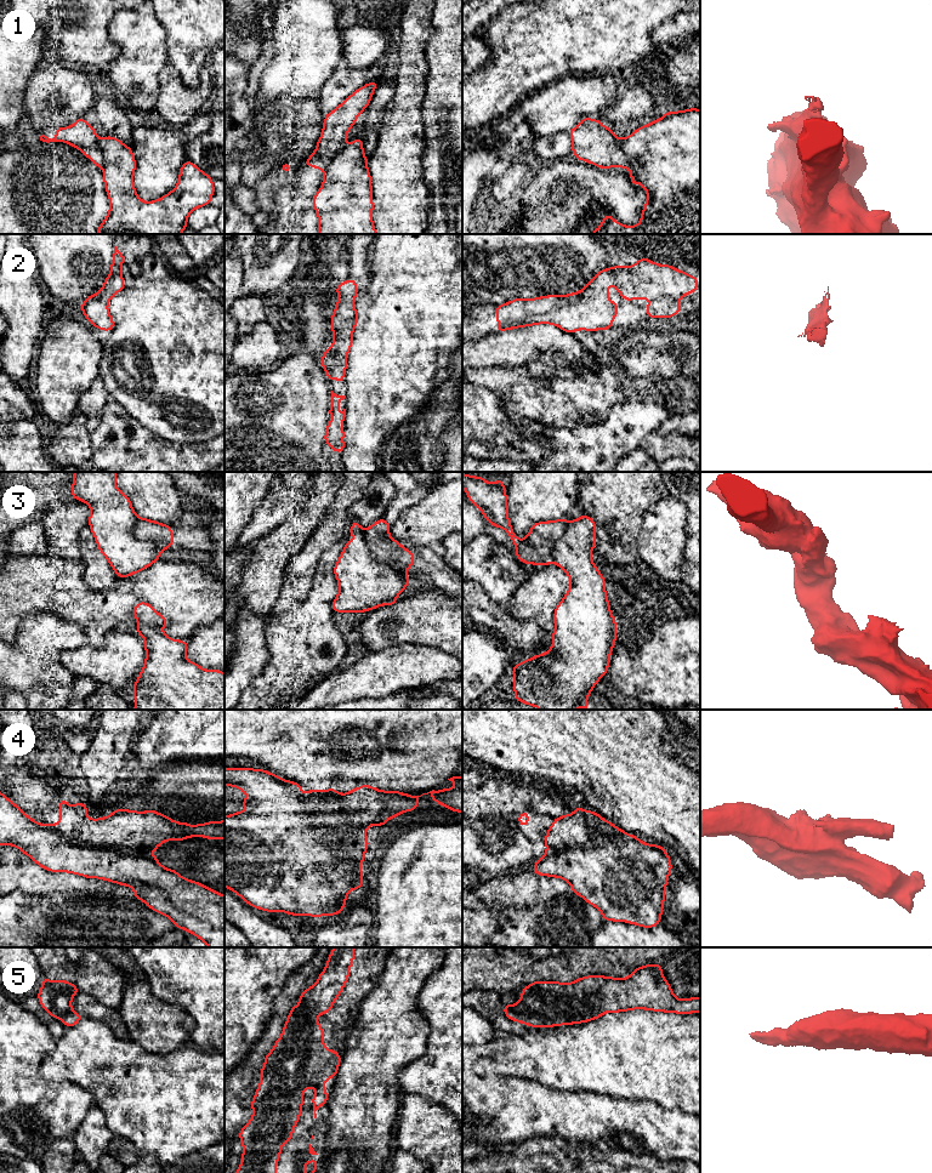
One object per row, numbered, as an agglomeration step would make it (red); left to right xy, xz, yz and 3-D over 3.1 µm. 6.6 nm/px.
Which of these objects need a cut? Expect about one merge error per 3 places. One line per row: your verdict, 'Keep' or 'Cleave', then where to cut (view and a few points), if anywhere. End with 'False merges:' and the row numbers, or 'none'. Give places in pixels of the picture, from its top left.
1: Cleave. Split along yz (620, 140), (620, 147), (630, 155), (637, 158), (630, 165)
2: Keep. No split
3: Cleave. Split along xz (362, 530), (370, 556), (375, 561), (404, 574)
4: Cleave. Split along xy (112, 813), (112, 835), (108, 841), (114, 847), (147, 852)
5: Keep. No split
False merges: 1, 3, 4

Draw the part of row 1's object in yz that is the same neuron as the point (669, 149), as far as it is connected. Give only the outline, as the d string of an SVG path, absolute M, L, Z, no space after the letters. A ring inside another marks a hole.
M700 109L665 112L661 119L640 126L620 141L621 149L638 158L629 167L631 186L640 183L648 193L640 223L625 226L612 215L604 215L601 226L591 234L700 234Z

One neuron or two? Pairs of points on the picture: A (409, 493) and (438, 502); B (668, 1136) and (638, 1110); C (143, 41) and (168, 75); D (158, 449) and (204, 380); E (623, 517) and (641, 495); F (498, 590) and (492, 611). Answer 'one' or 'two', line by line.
A: two
B: one
C: two
D: two
E: one
F: two

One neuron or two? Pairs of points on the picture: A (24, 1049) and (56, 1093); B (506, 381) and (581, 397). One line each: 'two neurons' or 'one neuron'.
A: one neuron
B: one neuron

